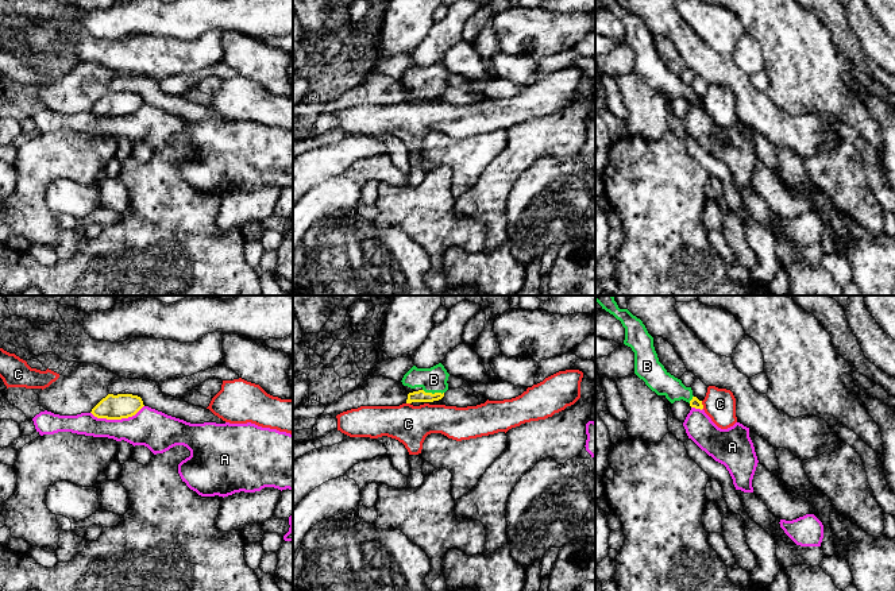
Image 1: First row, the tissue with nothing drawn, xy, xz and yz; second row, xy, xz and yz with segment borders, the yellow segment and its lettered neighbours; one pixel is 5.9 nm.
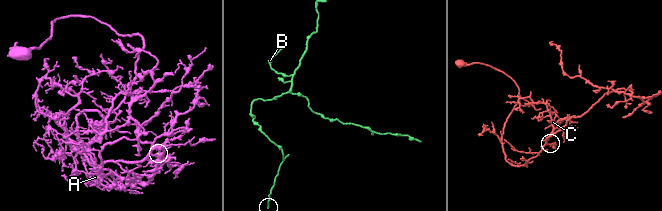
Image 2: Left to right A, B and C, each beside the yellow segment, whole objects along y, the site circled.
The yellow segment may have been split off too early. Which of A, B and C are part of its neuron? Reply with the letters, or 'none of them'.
B

